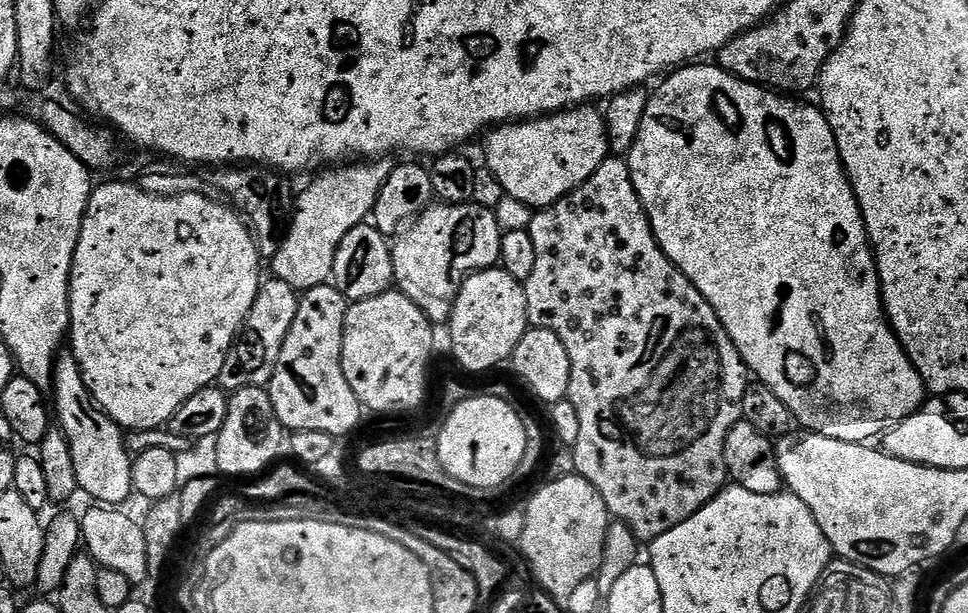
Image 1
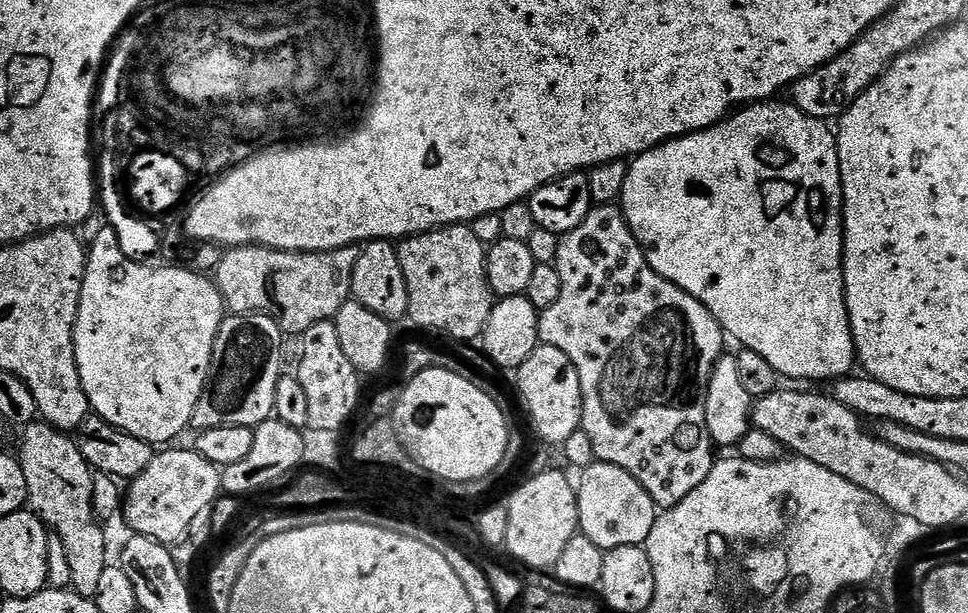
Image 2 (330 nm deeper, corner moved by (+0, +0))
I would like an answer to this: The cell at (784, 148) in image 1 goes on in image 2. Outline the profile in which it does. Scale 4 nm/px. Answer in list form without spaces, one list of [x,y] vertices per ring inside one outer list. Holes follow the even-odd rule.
[[[757,102],[741,107],[739,110],[733,111],[727,118],[721,120],[720,123],[715,124],[713,128],[707,128],[701,132],[689,132],[686,136],[678,136],[674,140],[668,140],[665,144],[660,144],[657,148],[651,148],[648,152],[640,153],[639,156],[629,163],[628,173],[626,174],[626,186],[622,186],[622,194],[620,195],[618,204],[619,207],[624,209],[626,222],[634,234],[634,238],[640,243],[640,248],[646,254],[646,258],[653,270],[662,278],[666,278],[674,286],[686,290],[686,294],[690,294],[698,302],[702,302],[702,306],[706,306],[706,310],[710,310],[710,314],[719,322],[720,327],[724,329],[725,333],[731,339],[733,336],[737,340],[737,345],[762,354],[762,358],[766,358],[766,362],[770,362],[770,366],[774,366],[774,370],[778,370],[781,377],[788,379],[789,376],[792,379],[789,381],[828,380],[827,382],[835,382],[840,377],[849,375],[858,364],[856,344],[852,340],[852,327],[850,326],[848,307],[846,306],[846,294],[844,293],[844,195],[842,194],[842,178],[840,177],[840,163],[838,162],[838,150],[836,149],[836,133],[825,121],[816,120],[812,116],[808,116],[802,110],[798,110],[795,104],[791,102],[785,102],[785,104],[772,103],[776,102]]]

